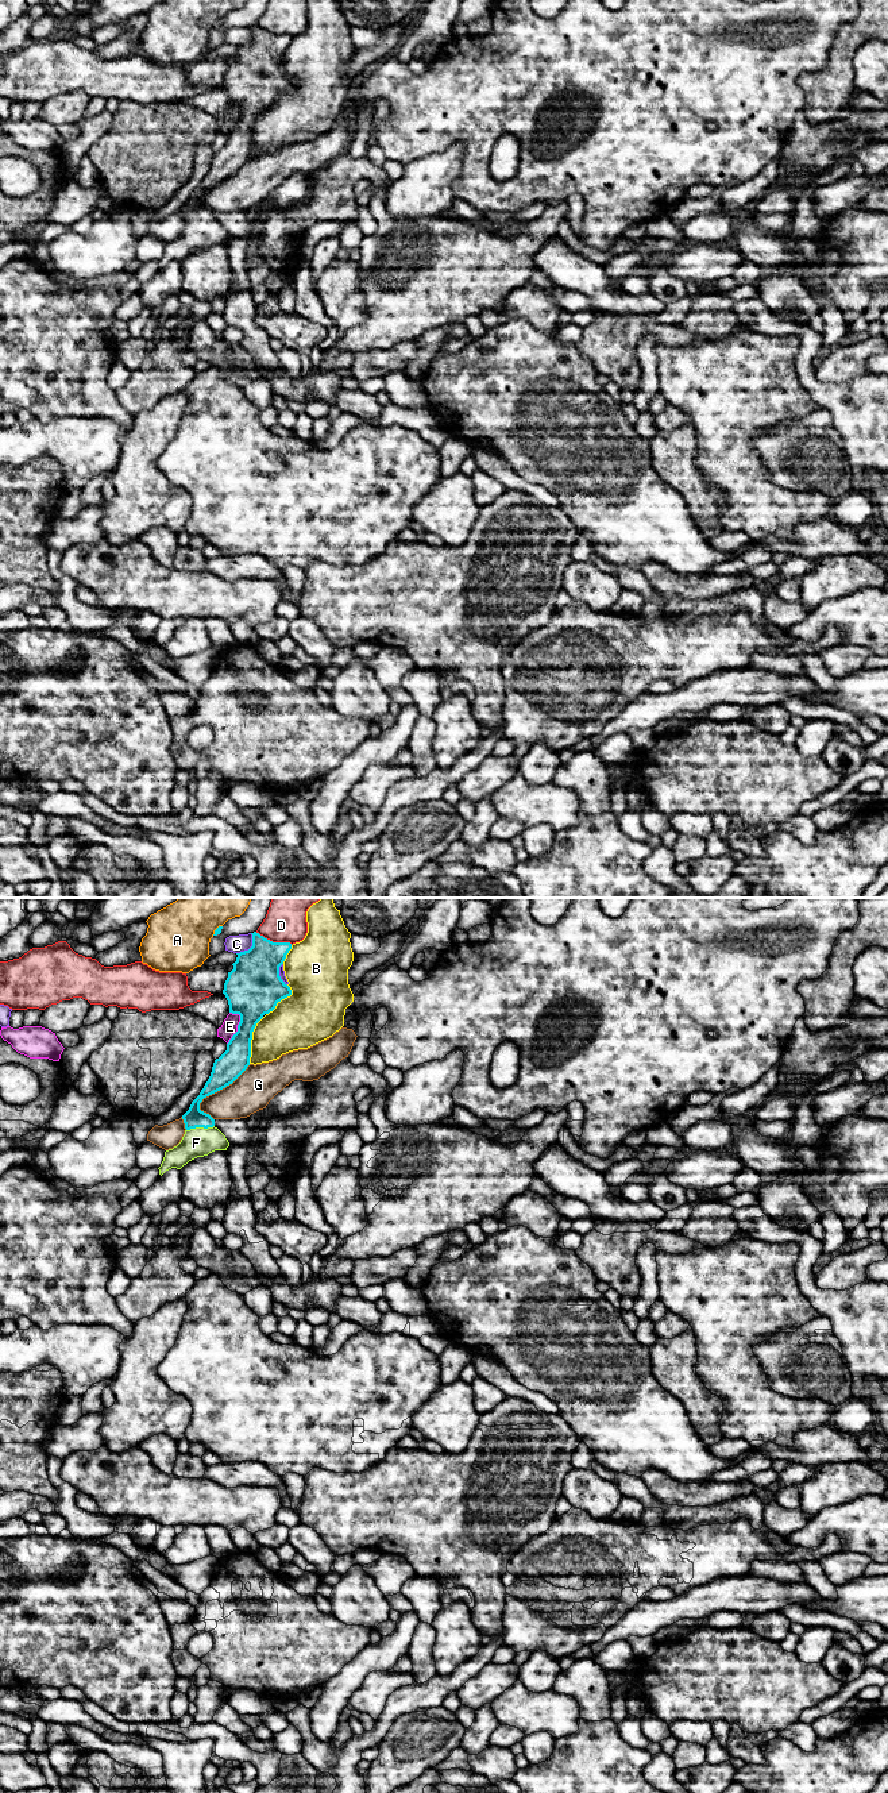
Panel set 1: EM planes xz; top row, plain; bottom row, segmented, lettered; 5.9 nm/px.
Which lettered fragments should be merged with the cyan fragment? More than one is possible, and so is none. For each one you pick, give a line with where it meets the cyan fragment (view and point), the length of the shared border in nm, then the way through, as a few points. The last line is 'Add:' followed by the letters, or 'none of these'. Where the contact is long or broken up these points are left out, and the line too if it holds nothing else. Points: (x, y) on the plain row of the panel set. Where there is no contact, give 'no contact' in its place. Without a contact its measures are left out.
F: xz (200, 219) | 170 nm | across xz (193, 211), (200, 219), (200, 231), (196, 235)
Add: F

